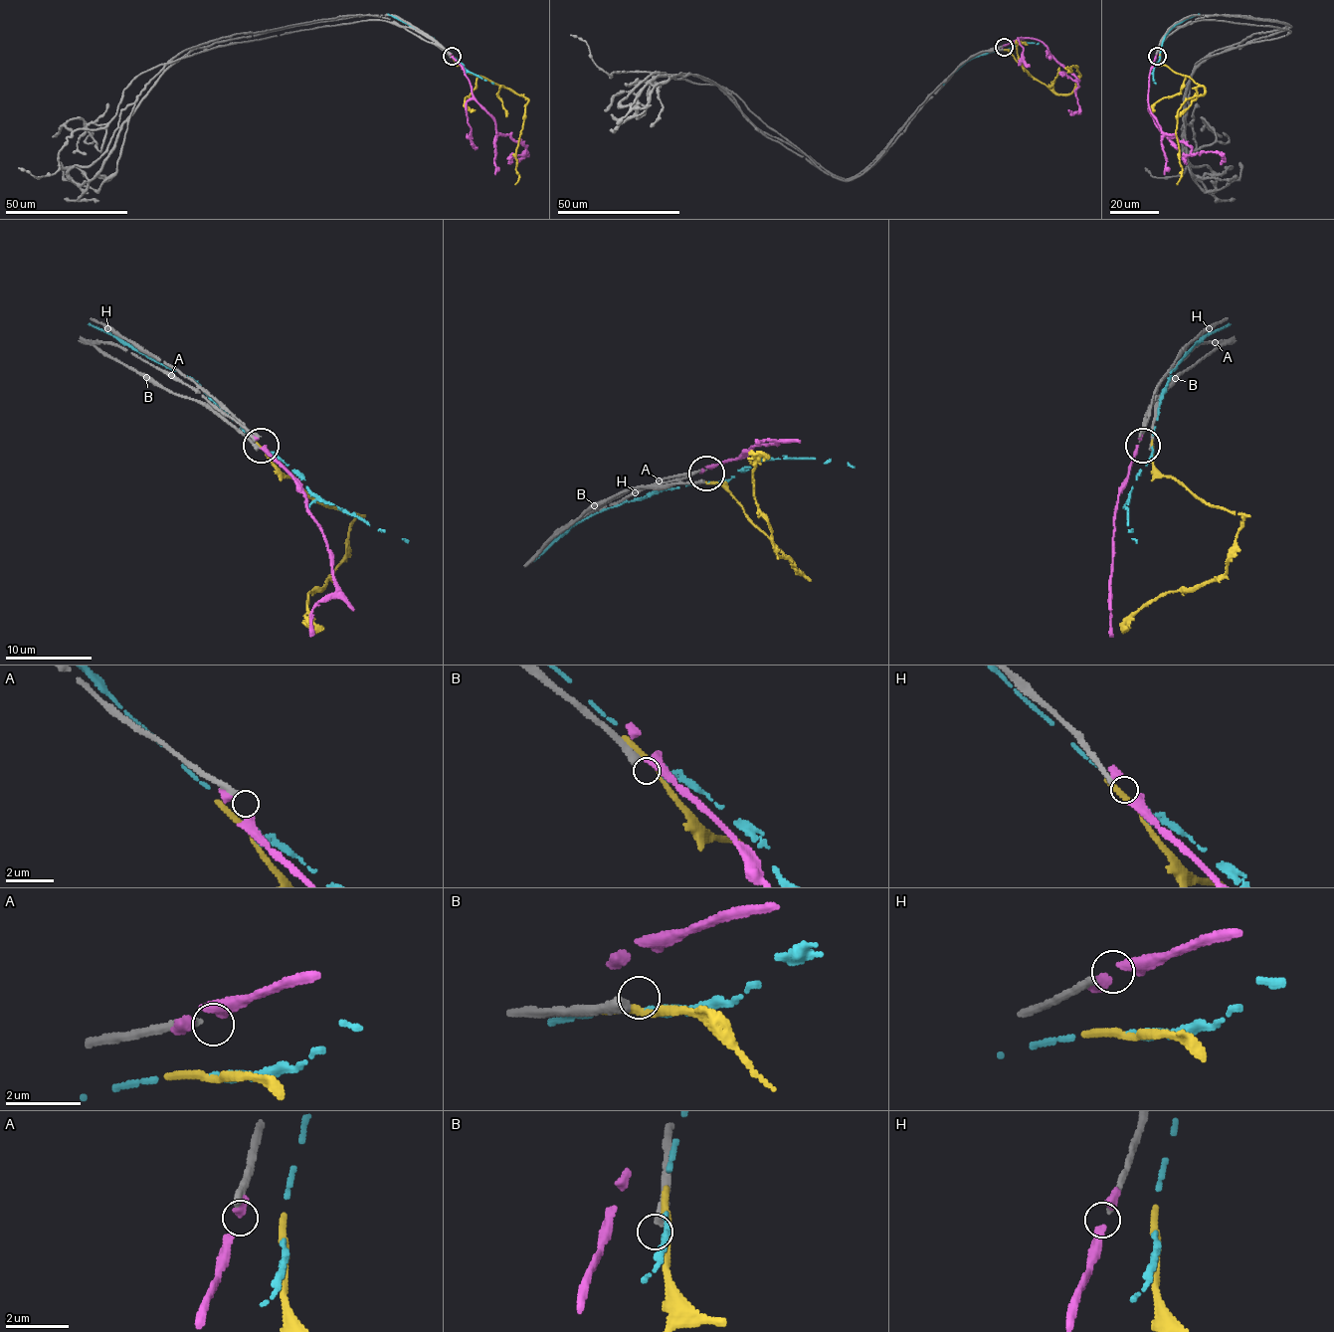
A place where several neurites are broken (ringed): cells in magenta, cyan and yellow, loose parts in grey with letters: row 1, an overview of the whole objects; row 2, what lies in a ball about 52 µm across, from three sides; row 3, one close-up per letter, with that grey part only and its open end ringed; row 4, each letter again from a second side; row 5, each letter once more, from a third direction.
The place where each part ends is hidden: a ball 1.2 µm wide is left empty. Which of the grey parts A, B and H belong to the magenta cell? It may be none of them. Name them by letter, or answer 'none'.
H

